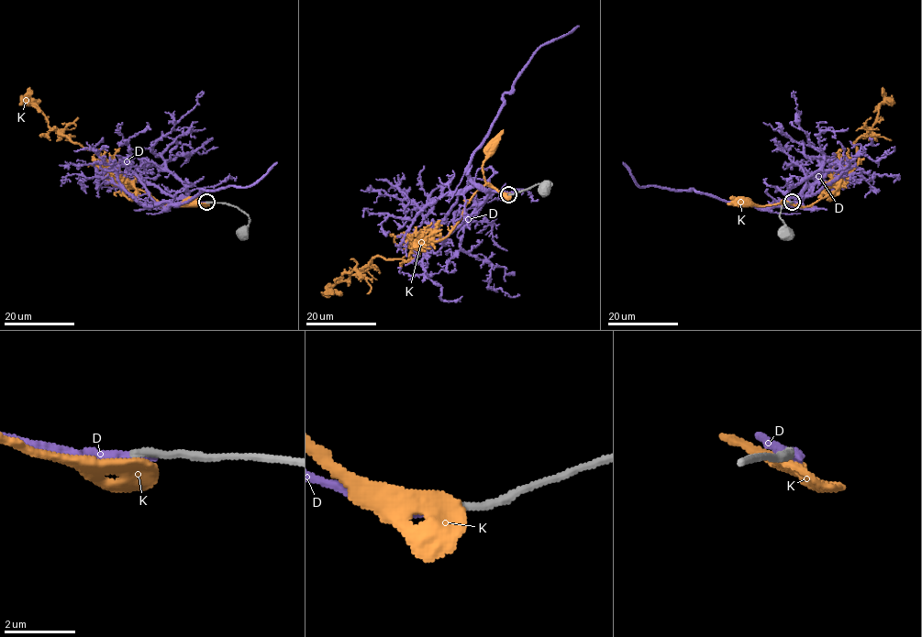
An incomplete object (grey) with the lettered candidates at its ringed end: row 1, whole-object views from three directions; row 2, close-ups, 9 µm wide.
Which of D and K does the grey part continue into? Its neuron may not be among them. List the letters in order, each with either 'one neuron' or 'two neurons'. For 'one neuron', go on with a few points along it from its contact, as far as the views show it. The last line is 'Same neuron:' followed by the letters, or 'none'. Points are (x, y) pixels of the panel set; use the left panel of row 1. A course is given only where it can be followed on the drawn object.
D: two neurons
K: two neurons
Same neuron: none

